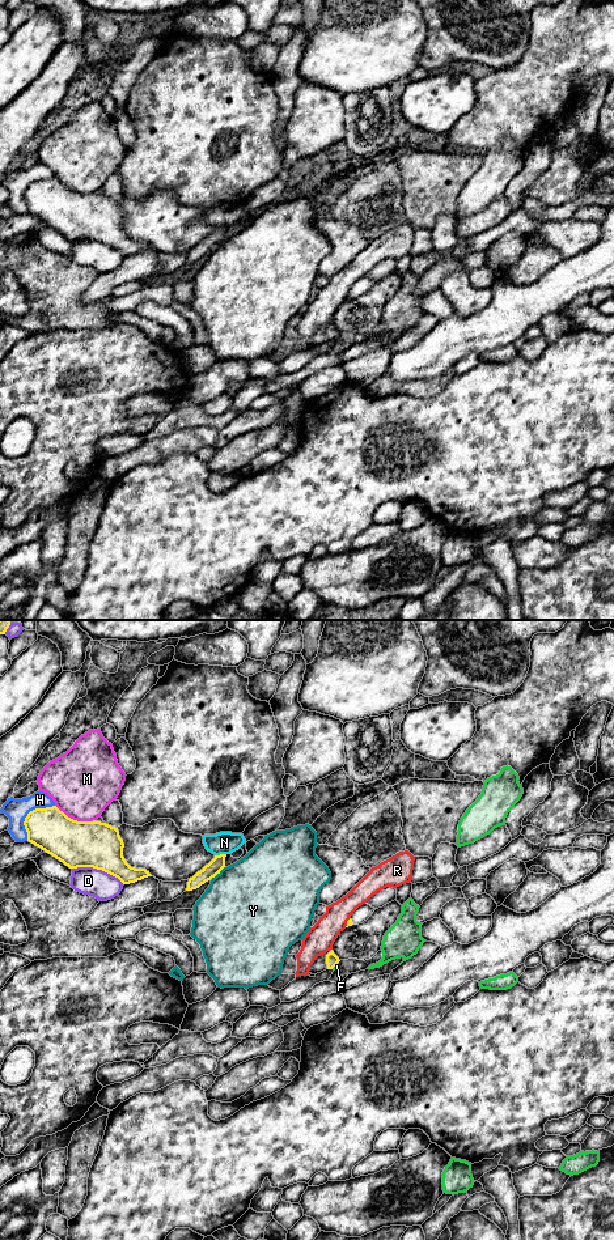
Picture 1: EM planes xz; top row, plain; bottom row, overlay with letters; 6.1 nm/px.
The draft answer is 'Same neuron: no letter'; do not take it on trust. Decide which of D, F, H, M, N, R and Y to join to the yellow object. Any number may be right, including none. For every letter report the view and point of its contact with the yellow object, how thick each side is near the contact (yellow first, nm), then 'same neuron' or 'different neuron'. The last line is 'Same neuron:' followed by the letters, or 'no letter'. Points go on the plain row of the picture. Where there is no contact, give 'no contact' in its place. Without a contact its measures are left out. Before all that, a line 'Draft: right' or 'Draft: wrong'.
Draft: right
D: contact xz (98, 241); calibres 280 and 170 nm; different neuron
F: contact xz (335, 336); calibres 80 and 20 nm; different neuron
H: contact xz (28, 186); calibres 260 and 140 nm; different neuron
M: contact xz (75, 192); calibres 280 and 420 nm; different neuron
N: contact xz (220, 226); calibres 90 and 140 nm; different neuron
R: contact xz (347, 294); calibres 30 and 170 nm; different neuron
Y: contact xz (217, 245); calibres 90 and 480 nm; different neuron
Same neuron: no letter

